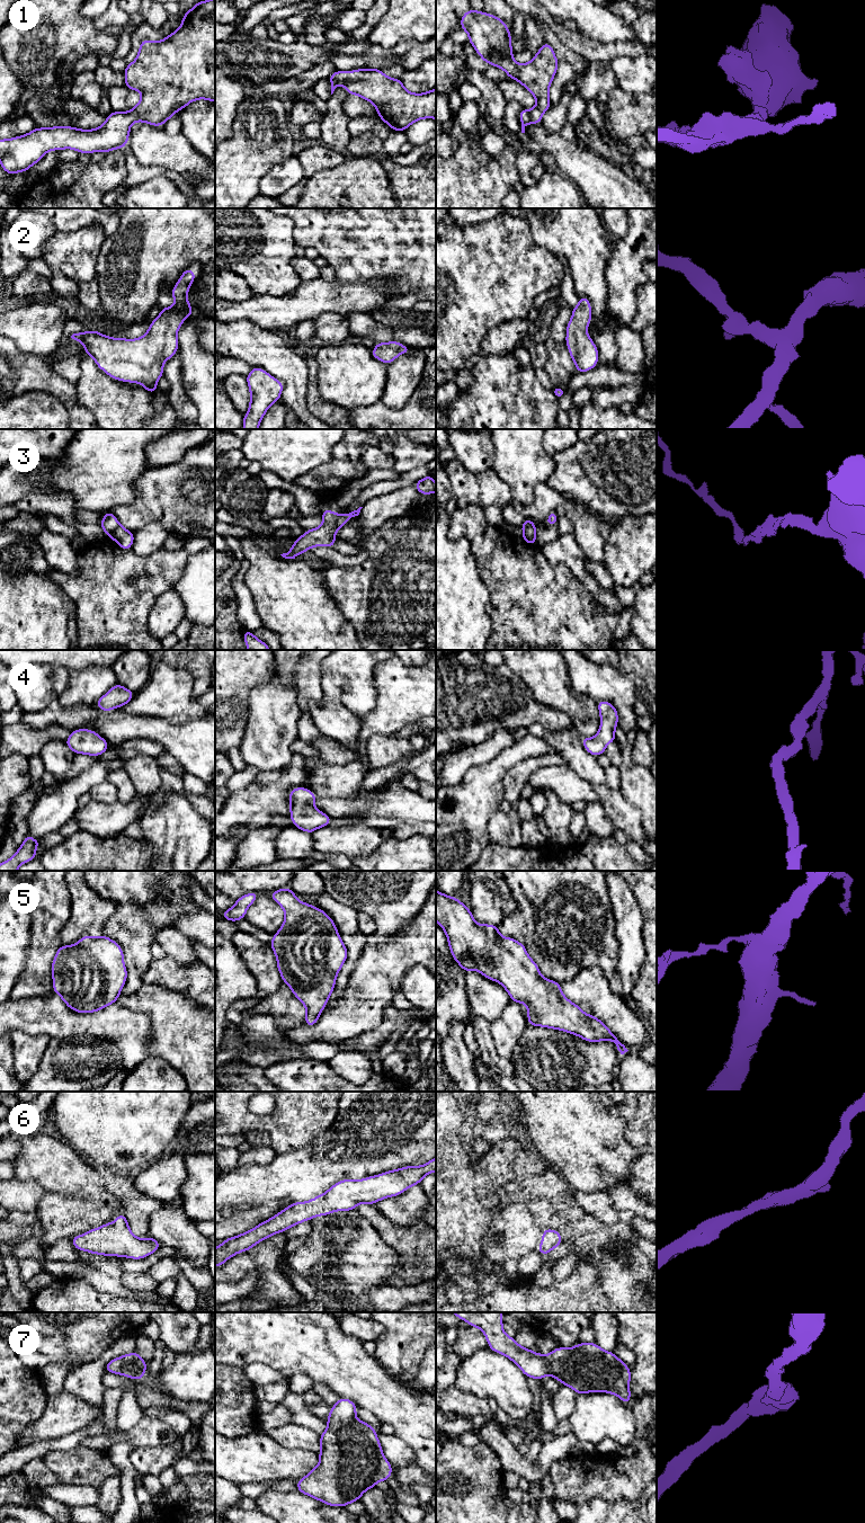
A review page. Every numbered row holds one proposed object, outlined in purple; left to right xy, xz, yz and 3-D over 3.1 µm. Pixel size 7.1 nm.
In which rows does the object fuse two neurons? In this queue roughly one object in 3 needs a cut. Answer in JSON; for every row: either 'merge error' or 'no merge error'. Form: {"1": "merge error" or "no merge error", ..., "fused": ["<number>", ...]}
{"1": "no merge error", "2": "no merge error", "3": "merge error", "4": "no merge error", "5": "no merge error", "6": "no merge error", "7": "no merge error", "fused": ["3"]}

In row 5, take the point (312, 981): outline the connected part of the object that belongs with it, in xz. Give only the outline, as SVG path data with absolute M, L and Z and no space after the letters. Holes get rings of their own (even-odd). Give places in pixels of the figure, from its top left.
M291 888L271 891L270 897L284 909L285 919L269 945L283 981L306 1008L304 1024L313 1026L335 989L336 978L348 956L347 947L331 917L320 908L300 902Z

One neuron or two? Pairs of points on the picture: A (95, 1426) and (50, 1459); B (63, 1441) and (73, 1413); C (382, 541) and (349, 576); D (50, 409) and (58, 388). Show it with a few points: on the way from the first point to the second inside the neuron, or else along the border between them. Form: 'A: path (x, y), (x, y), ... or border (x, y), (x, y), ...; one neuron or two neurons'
A: border (80, 1444), (67, 1450), (48, 1451), (42, 1458); two neurons
B: border (89, 1423), (58, 1437), (39, 1441); two neurons
C: path (382, 552), (360, 575); one neuron
D: border (28, 391), (53, 394), (65, 408), (70, 417); two neurons

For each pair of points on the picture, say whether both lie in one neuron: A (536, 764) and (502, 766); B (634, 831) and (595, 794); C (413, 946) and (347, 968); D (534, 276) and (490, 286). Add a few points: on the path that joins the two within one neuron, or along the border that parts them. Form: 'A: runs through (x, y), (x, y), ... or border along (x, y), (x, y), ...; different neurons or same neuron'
A: border along (538, 755), (516, 763), (505, 775), (502, 789); different neurons
B: runs through (627, 820), (606, 799); same neuron
C: border along (366, 943), (344, 990); different neurons
D: runs through (523, 276), (501, 276); same neuron

